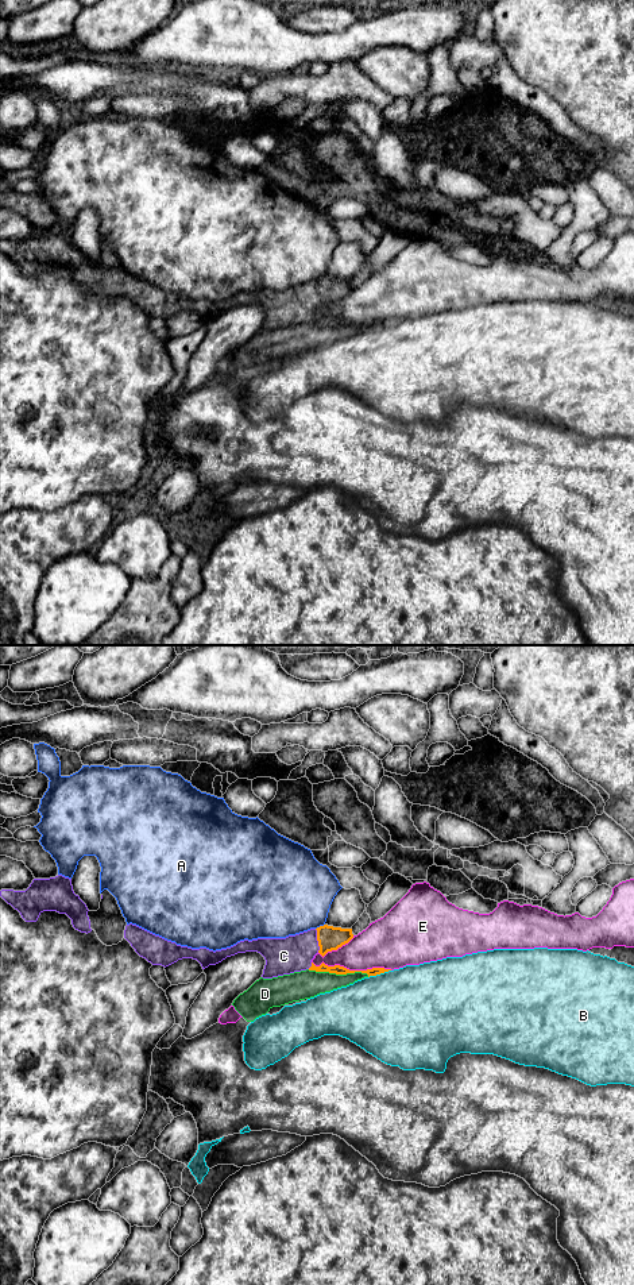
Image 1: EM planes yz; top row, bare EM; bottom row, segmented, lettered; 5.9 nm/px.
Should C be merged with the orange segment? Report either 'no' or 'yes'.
yes

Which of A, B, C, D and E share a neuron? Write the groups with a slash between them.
A / B / C / D / E

